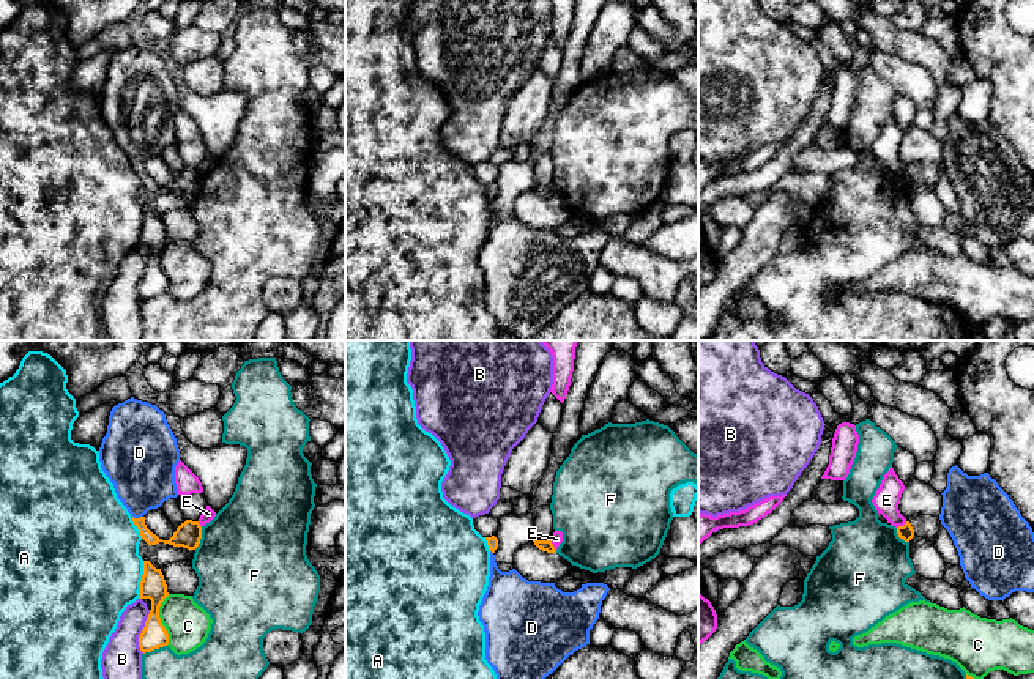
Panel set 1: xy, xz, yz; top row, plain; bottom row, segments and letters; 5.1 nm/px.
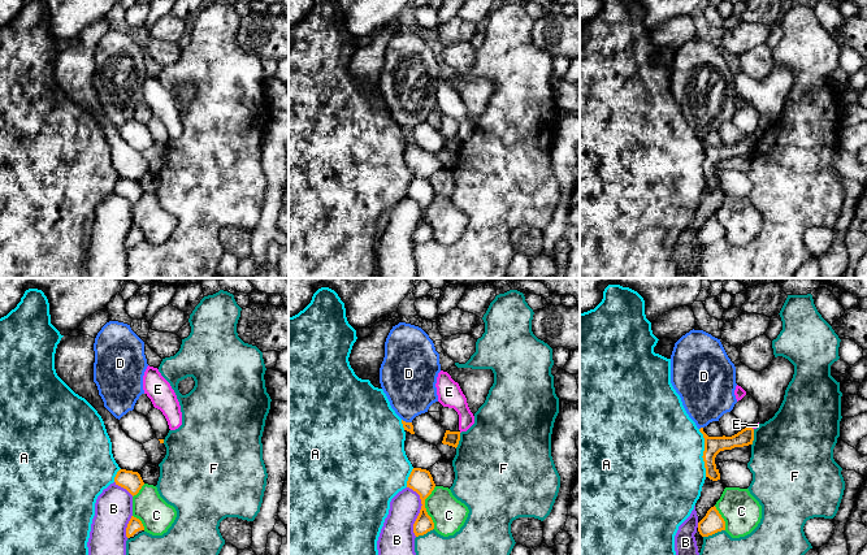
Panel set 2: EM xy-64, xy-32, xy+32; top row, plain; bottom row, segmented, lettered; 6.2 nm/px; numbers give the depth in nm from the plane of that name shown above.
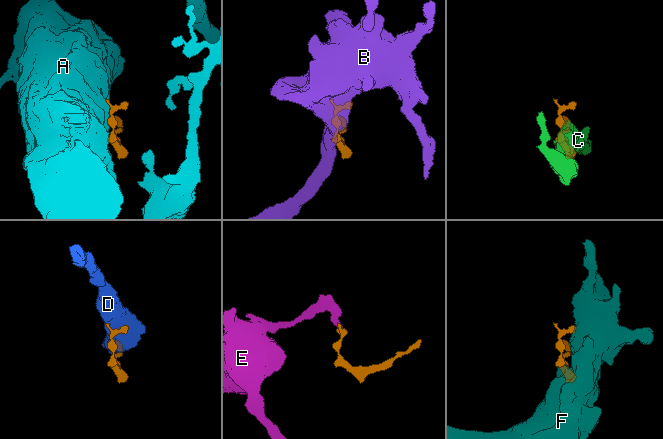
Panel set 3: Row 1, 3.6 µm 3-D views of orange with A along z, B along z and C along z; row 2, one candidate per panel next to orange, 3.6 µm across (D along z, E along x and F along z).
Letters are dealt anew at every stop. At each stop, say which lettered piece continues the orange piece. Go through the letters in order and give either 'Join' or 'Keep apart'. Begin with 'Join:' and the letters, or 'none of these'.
Join: none of these
A: Keep apart
B: Keep apart
C: Keep apart
D: Keep apart
E: Keep apart
F: Keep apart

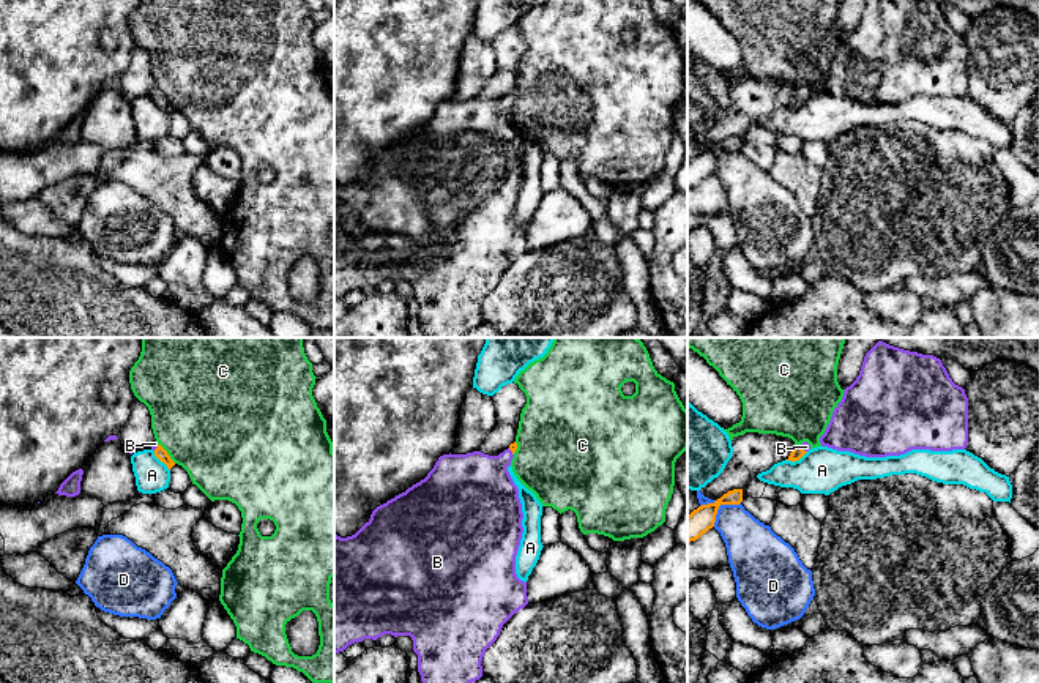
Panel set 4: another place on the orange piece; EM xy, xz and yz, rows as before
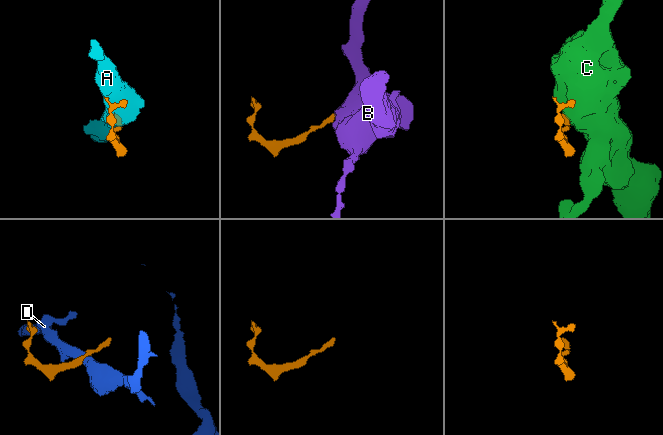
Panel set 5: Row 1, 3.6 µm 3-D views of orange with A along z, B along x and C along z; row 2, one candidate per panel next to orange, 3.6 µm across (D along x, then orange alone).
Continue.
Join: B
A: Keep apart
B: Join
C: Keep apart
D: Keep apart

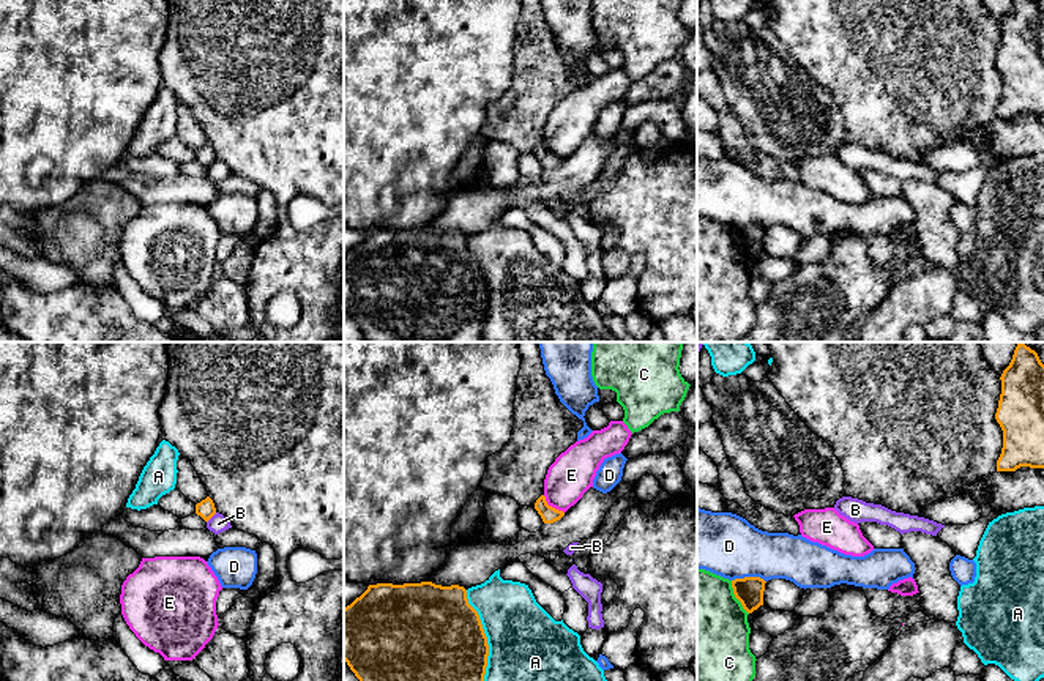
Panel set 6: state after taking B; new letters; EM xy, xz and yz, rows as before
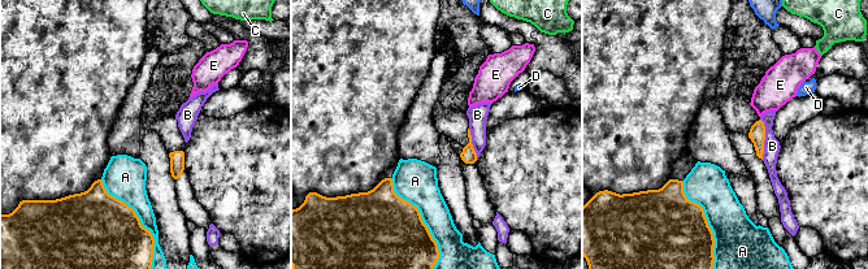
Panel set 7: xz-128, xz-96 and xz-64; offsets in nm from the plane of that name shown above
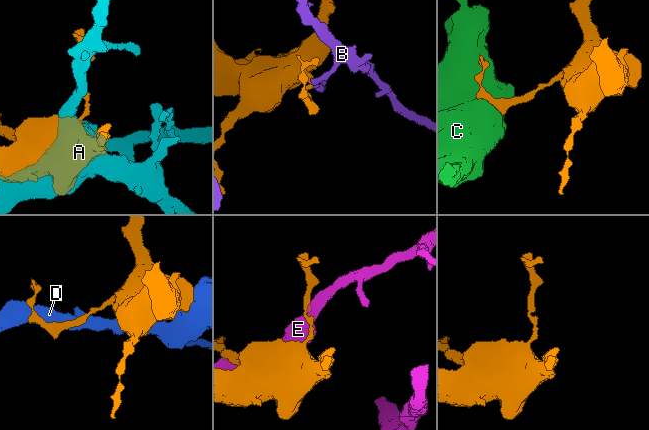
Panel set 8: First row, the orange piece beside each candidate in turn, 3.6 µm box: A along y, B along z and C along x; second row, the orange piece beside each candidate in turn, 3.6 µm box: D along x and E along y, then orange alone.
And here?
Join: none of these
A: Keep apart
B: Keep apart
C: Keep apart
D: Keep apart
E: Keep apart

